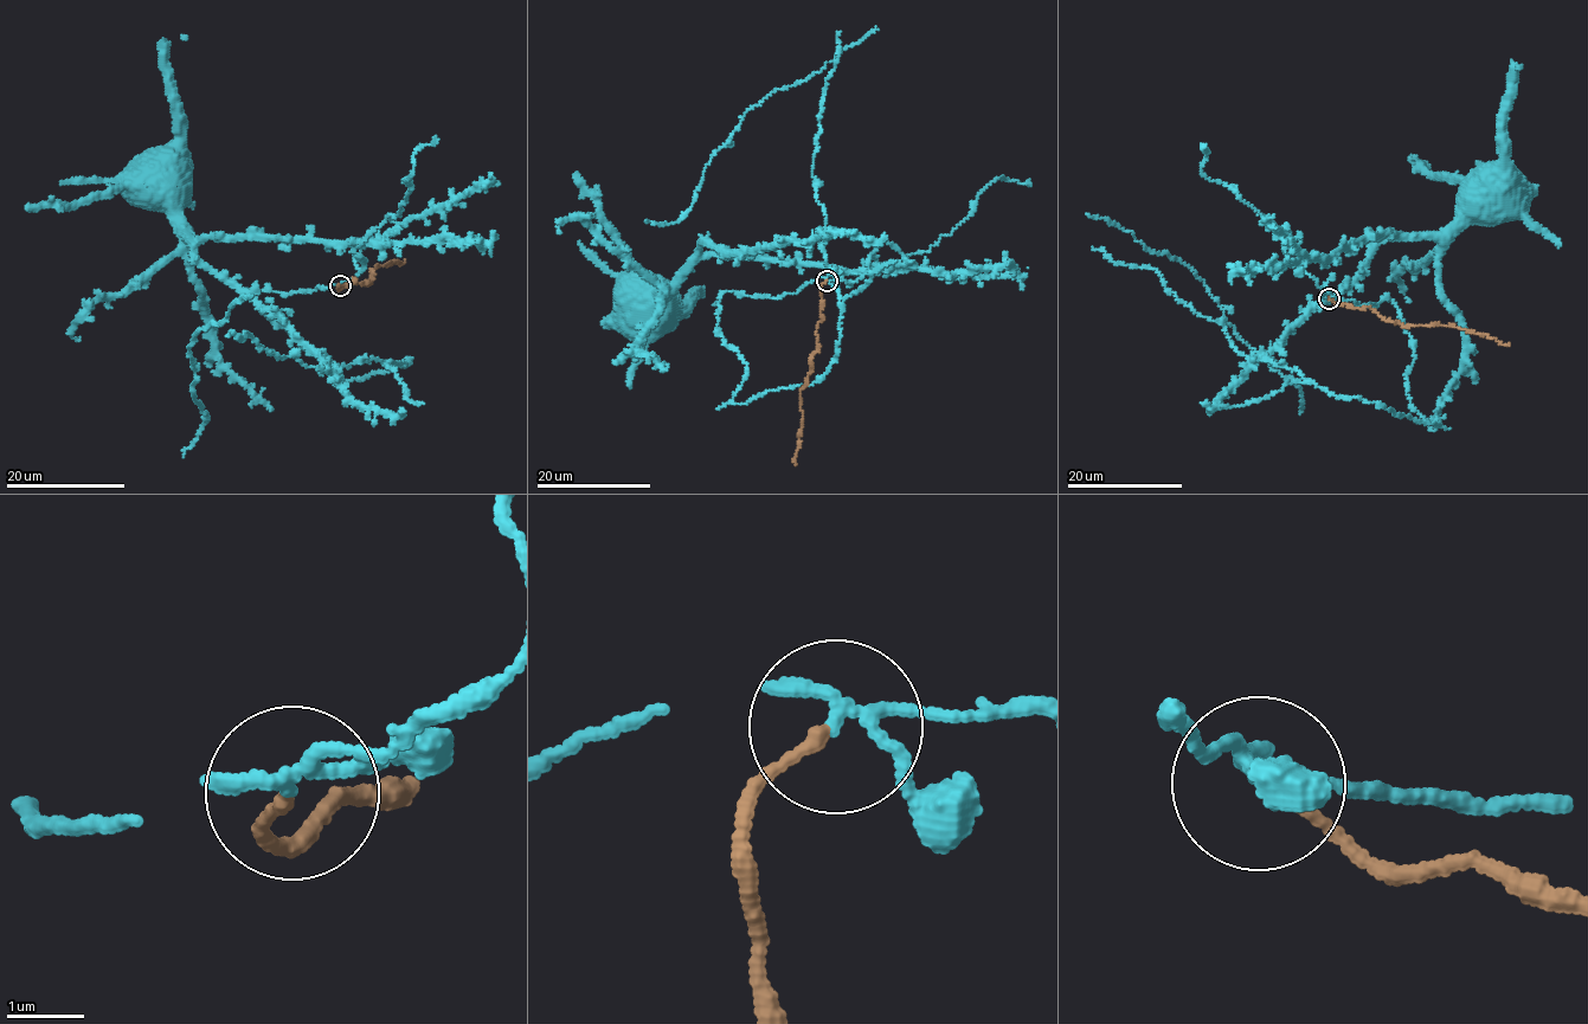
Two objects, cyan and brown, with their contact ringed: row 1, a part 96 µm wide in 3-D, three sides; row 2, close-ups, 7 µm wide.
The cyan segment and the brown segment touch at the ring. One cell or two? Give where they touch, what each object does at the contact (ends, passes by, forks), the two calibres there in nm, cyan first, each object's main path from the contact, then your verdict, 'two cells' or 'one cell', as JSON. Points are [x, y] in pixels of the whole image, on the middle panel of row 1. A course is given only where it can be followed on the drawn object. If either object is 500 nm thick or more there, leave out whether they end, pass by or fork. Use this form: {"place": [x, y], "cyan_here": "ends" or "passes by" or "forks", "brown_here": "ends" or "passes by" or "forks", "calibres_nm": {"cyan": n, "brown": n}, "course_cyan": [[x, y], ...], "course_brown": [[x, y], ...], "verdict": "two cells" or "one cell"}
{"place": [827, 281], "cyan_here": "passes by", "brown_here": "ends", "calibres_nm": {"cyan": 170, "brown": 150}, "course_cyan": [[827, 281], [855, 281], [867, 271], [870, 255], [875, 258], [853, 271], [706, 255], [664, 289], [623, 278]], "course_brown": [[827, 281], [820, 289], [817, 351], [801, 391], [796, 464]], "verdict": "two cells"}

